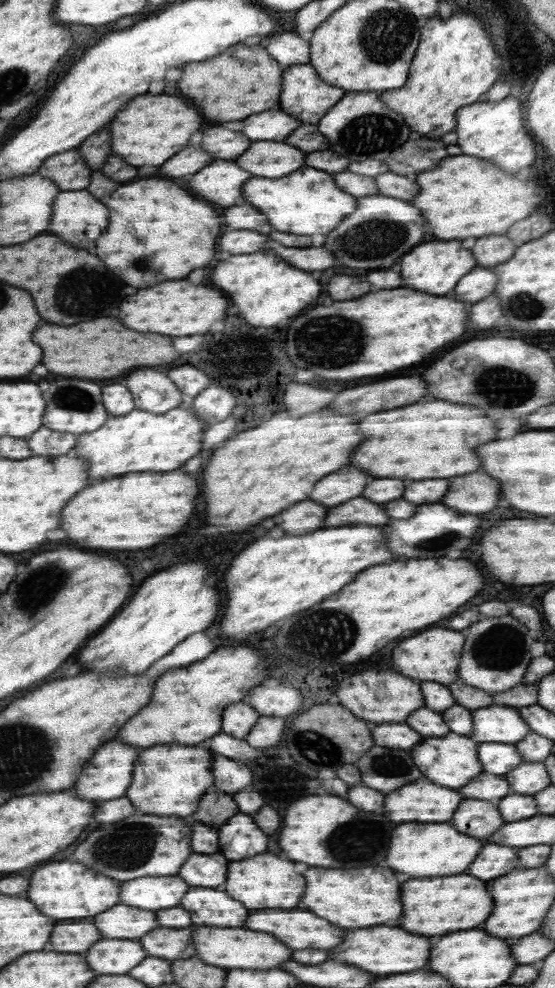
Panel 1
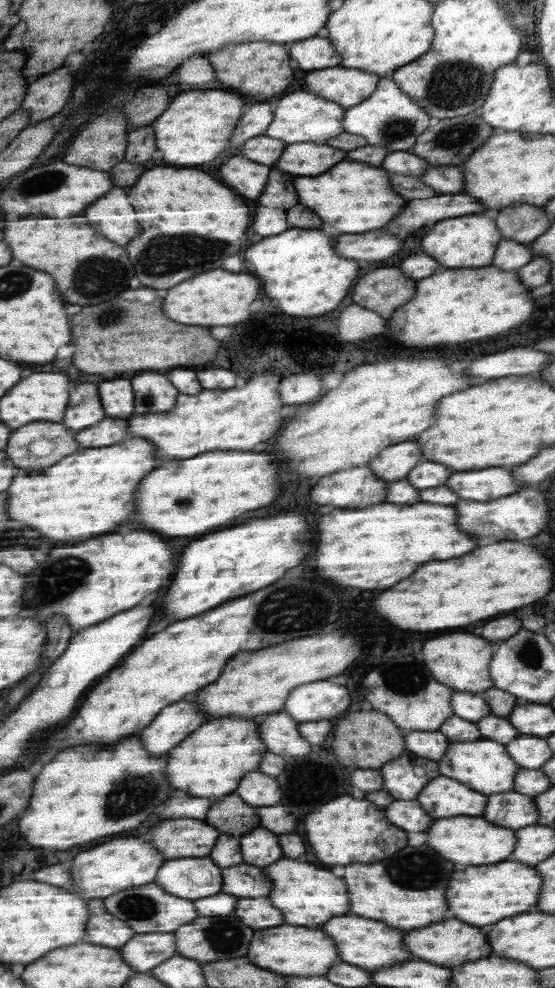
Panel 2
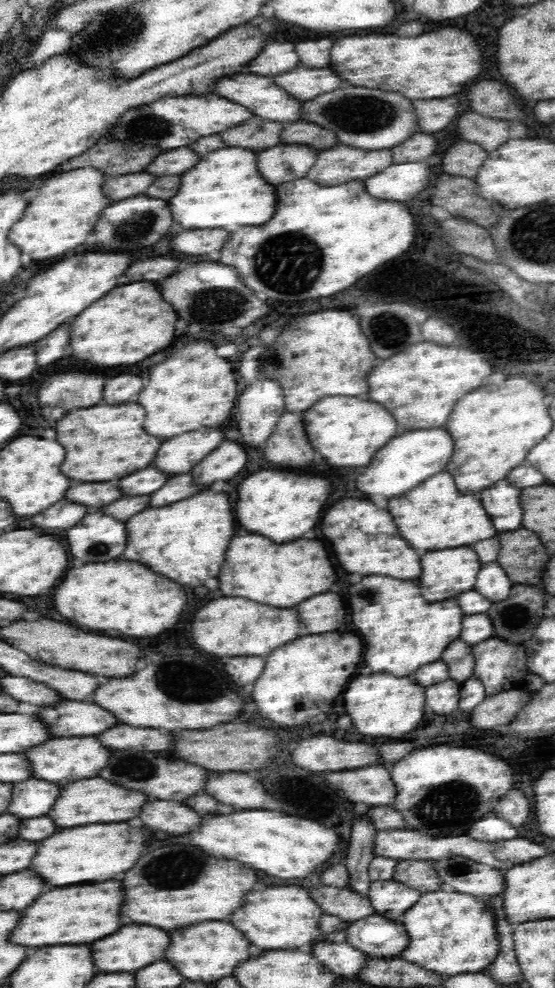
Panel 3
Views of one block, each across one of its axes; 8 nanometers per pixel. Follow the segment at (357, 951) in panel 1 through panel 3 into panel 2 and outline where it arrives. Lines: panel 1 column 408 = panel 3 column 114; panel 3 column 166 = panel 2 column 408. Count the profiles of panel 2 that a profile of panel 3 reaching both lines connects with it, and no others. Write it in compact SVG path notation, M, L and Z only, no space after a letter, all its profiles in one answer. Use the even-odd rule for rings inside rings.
M444 920L442 924L432 924L430 928L418 928L406 934L406 944L410 944L410 948L414 948L414 956L420 960L430 960L434 964L446 964L448 968L452 966L460 966L464 962L474 962L478 958L486 958L492 954L490 944L486 940L486 934L476 928L470 926L462 920Z

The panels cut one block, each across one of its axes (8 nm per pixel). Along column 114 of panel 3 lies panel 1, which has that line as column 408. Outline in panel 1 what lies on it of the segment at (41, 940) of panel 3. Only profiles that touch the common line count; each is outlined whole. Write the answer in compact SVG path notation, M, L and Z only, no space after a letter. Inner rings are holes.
M470 874L422 880L412 878L406 882L406 920L402 920L400 926L418 932L420 936L444 936L448 932L478 928L486 922L492 908L494 900L486 890L486 882Z

